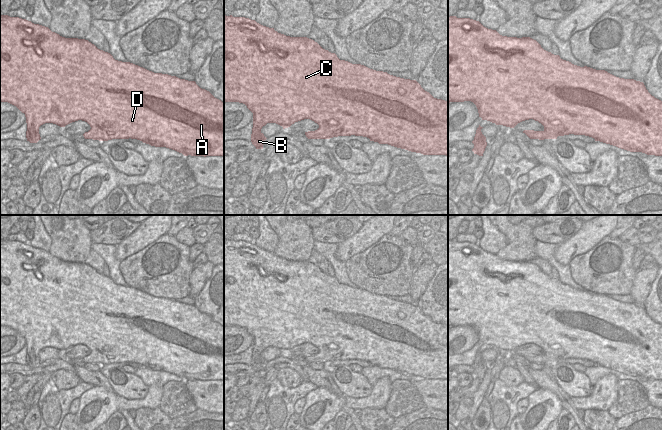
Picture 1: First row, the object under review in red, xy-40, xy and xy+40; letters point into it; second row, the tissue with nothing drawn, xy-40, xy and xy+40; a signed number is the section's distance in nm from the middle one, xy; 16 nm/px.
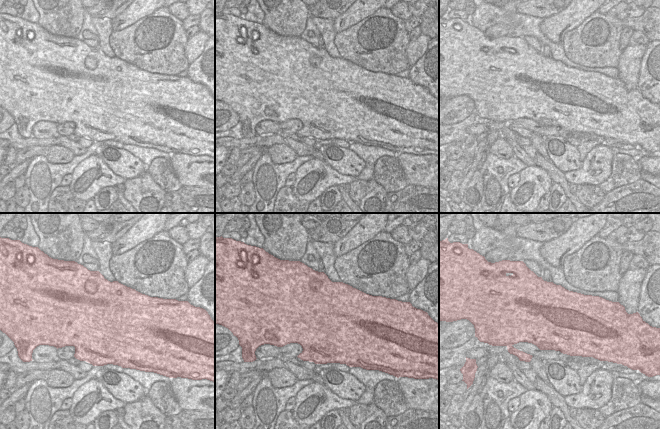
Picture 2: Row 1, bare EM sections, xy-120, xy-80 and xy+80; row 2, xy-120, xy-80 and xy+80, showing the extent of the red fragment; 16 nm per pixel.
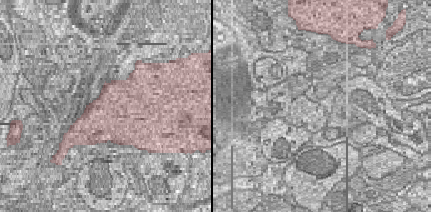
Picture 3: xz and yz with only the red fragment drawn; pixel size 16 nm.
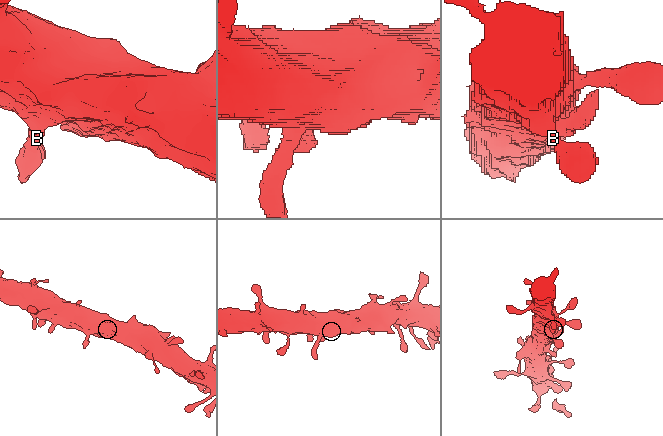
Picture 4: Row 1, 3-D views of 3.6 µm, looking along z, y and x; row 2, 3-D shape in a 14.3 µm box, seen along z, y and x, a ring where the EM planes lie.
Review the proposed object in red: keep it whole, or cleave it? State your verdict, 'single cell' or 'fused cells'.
single cell

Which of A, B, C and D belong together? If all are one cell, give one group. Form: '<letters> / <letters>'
A B C D

